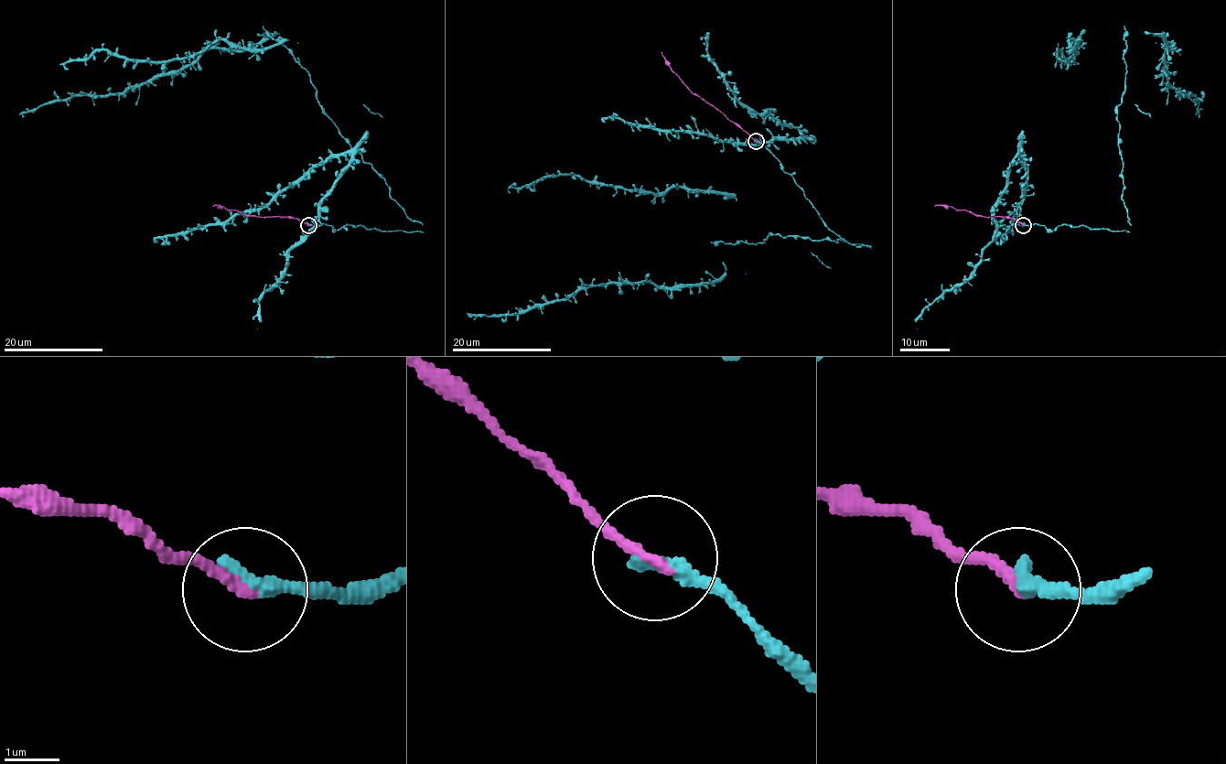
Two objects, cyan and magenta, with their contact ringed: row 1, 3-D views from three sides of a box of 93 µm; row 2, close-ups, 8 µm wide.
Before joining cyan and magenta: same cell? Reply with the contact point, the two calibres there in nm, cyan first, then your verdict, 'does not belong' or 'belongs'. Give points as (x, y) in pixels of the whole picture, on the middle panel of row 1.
(756, 141) | 300/200 nm | belongs

